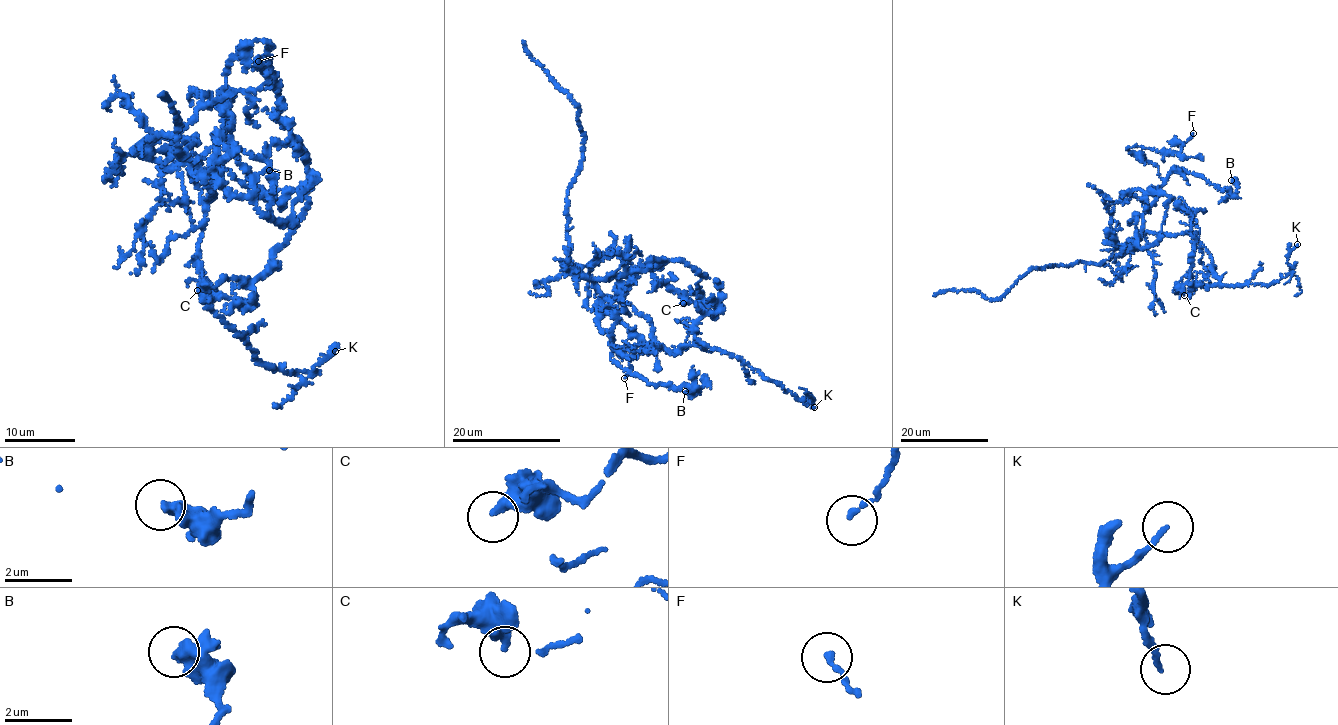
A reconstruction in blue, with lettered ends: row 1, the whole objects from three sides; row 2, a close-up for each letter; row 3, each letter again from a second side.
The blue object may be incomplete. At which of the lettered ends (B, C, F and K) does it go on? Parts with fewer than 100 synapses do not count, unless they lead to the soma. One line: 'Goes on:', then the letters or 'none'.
Goes on: none

